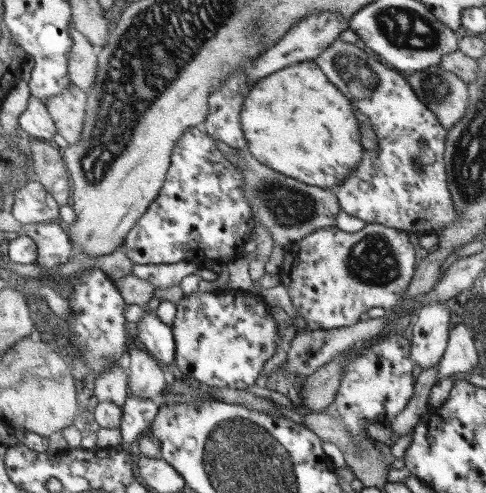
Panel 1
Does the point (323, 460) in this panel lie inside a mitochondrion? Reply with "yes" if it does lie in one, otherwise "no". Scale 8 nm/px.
no

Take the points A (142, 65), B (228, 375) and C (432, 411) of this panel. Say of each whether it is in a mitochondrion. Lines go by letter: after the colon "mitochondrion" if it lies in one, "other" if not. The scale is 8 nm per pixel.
A: mitochondrion
B: other
C: other

